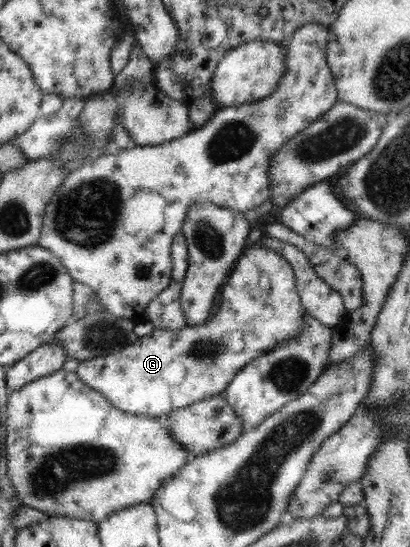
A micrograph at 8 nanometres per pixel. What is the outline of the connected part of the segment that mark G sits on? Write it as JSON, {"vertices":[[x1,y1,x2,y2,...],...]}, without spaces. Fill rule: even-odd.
{"vertices":[[264,246,245,247,221,290,221,305,215,315,204,324,185,326,182,329,154,329,150,335,139,338,134,344,106,356,80,361,75,373,89,387,97,390,114,408,122,412,149,416,162,420,172,409,184,408,223,394,236,373,262,353,297,338,303,330,306,313,296,292,296,277,284,257]]}

